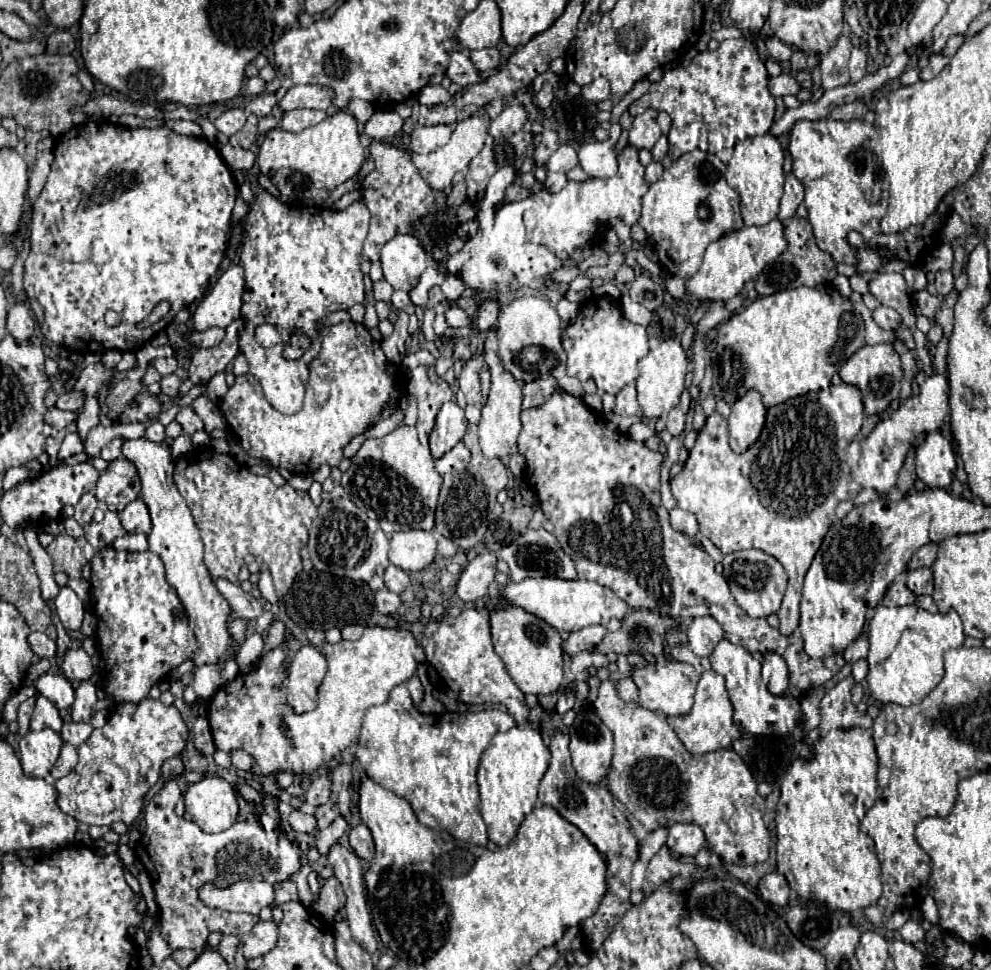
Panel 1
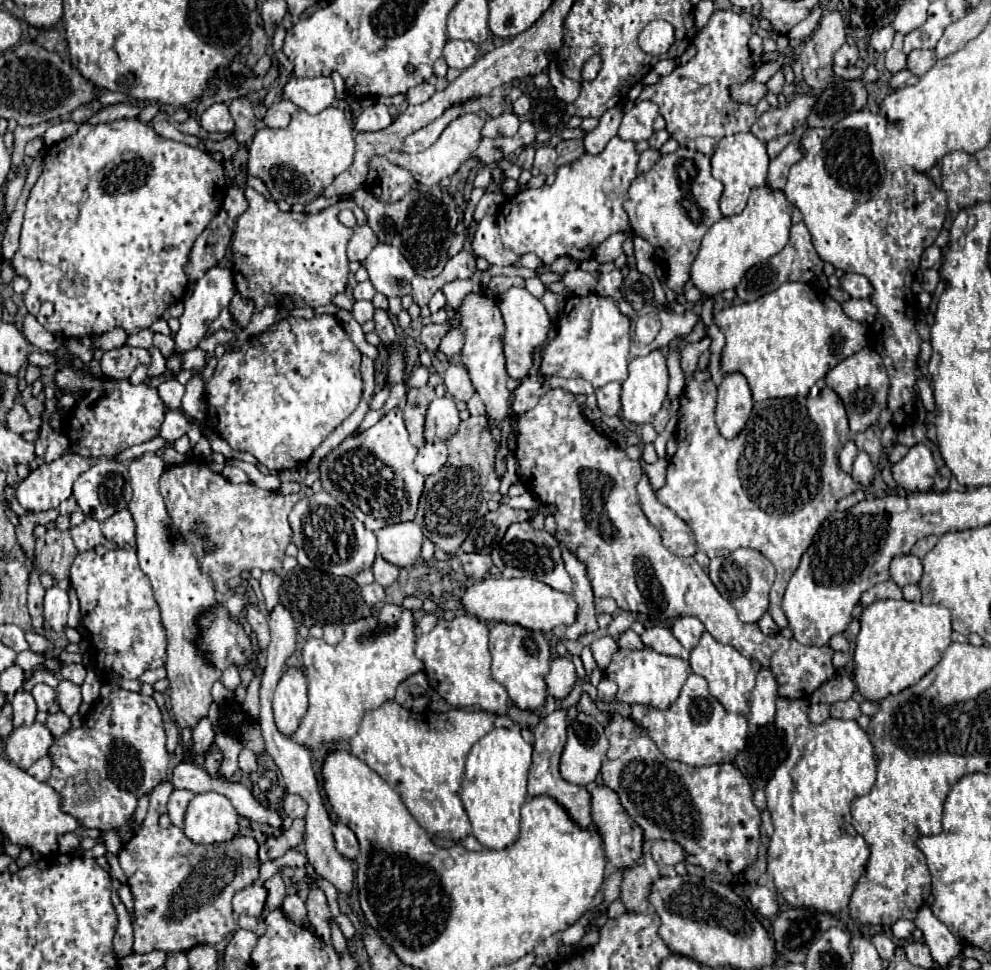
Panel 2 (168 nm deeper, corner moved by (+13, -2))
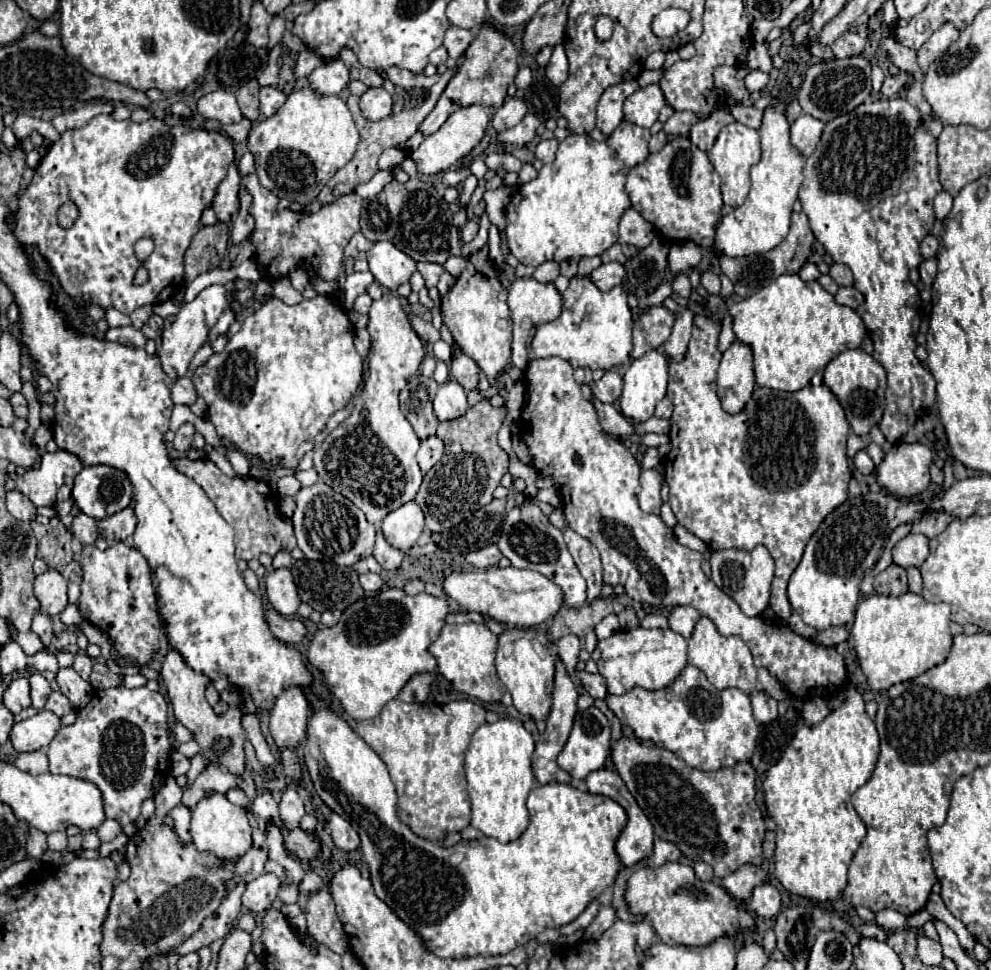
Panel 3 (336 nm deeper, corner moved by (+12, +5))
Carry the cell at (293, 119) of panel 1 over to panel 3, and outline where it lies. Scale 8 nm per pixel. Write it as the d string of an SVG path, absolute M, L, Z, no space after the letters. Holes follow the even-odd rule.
M261 87L259 91L259 111L263 117L269 117L273 115L281 103L285 103L285 93L279 91L277 87Z

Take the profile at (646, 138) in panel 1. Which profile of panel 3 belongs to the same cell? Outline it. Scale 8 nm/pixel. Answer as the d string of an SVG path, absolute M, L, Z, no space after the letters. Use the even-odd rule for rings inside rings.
M659 85L639 87L631 97L625 99L625 121L631 121L639 127L651 127L659 111L665 107L665 97Z

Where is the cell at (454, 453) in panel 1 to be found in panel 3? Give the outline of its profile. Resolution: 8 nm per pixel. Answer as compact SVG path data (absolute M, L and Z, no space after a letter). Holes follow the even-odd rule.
M429 437L421 441L421 449L417 451L417 463L423 473L427 473L443 455L443 443L439 437Z

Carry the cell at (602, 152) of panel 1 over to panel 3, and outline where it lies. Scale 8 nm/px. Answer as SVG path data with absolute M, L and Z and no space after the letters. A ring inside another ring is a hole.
M623 81L613 87L607 87L597 105L597 127L611 135L615 127L623 121L623 101L637 89L637 81Z

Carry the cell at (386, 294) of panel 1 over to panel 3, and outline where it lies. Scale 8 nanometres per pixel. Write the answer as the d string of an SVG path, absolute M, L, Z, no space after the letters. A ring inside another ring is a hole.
M367 271L367 273L351 273L347 275L345 279L345 287L343 287L343 293L345 293L345 309L353 309L353 303L359 295L363 295L367 291L367 287L375 281L375 277Z

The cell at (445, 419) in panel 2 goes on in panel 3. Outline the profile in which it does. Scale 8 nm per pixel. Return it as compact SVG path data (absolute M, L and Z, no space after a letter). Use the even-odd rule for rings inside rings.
M449 379L447 383L439 385L437 397L433 401L433 407L435 407L435 415L437 415L439 421L457 419L469 407L467 405L467 393L455 379Z

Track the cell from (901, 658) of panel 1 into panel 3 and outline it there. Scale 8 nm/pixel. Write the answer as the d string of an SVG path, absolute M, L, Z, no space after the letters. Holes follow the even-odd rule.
M873 593L861 599L855 623L851 627L851 637L869 687L875 693L887 691L891 685L915 679L931 667L943 663L953 645L949 623L951 611L947 603L927 603L915 593L905 593L899 597Z

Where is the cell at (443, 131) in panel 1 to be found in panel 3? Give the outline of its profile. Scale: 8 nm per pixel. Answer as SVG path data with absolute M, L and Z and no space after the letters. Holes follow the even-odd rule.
M487 23L481 25L477 37L471 41L461 63L457 65L453 79L447 83L447 87L441 93L433 111L421 123L421 133L425 137L435 133L447 121L447 117L451 113L455 113L457 109L467 107L467 105L477 103L477 105L487 105L487 107L501 107L507 97L507 87L513 83L515 73L519 69L517 59L519 59L519 51L505 33L497 31L493 25L487 25Z

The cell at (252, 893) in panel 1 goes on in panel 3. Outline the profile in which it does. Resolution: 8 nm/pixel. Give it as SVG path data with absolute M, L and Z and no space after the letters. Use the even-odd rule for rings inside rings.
M263 873L255 881L251 881L243 893L243 907L251 913L263 913L271 909L281 881L273 873Z

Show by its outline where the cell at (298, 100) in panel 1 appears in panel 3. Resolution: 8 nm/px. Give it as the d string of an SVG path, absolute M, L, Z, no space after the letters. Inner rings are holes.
M339 57L331 59L309 75L309 83L321 95L339 95L349 83L349 69Z

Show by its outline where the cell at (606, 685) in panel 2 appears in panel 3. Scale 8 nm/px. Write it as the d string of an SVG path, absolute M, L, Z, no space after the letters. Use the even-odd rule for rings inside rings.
M581 671L581 673L579 673L579 681L581 681L583 689L585 689L593 699L605 699L607 687L605 687L605 679L603 679L599 673L591 675L591 673L587 673L587 671Z

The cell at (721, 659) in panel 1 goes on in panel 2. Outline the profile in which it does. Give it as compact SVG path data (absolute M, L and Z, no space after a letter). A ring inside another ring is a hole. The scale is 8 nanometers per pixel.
M708 632L702 634L700 644L690 652L690 668L694 674L700 674L708 680L710 694L728 710L740 716L748 716L750 712L750 690L744 688L744 682L754 682L756 672L750 666L750 660L744 658L732 646L716 642Z

